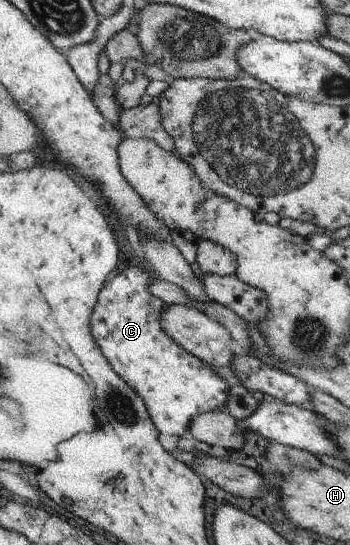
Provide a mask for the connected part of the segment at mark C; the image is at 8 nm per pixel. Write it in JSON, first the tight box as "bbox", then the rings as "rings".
{"bbox":[93,263,228,436],"rings":[[[146,263],[141,267],[129,267],[121,274],[114,274],[115,277],[103,288],[95,308],[93,331],[102,346],[103,353],[114,365],[115,371],[143,396],[143,401],[147,401],[147,405],[151,405],[150,418],[159,433],[180,436],[188,433],[191,421],[198,413],[226,409],[228,386],[204,361],[184,350],[165,333],[163,313],[167,309],[167,303],[151,293],[150,285],[154,283],[152,275],[153,272],[148,269]]]}

